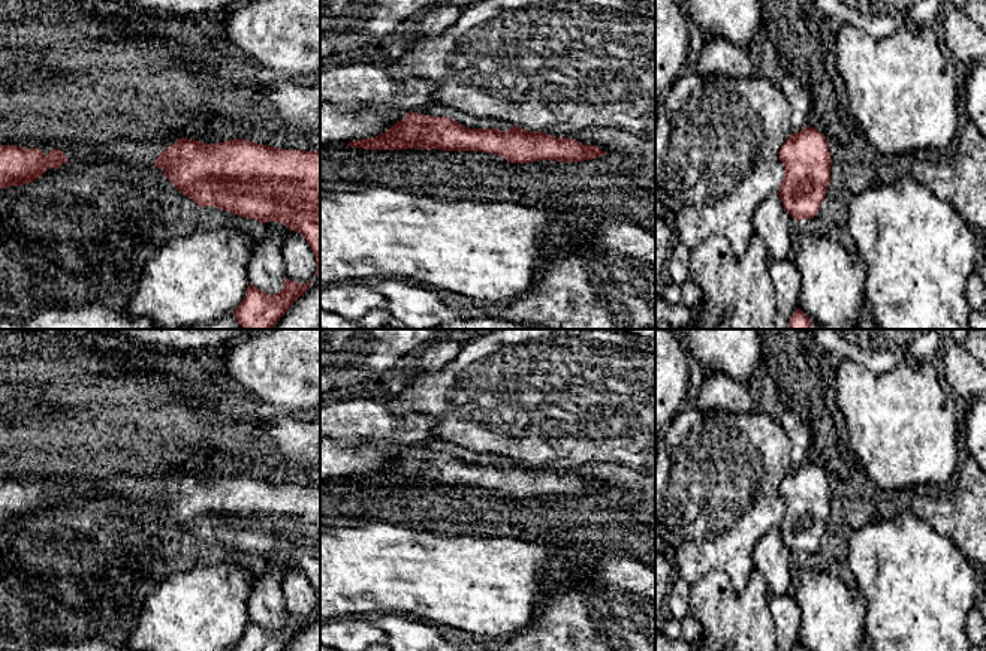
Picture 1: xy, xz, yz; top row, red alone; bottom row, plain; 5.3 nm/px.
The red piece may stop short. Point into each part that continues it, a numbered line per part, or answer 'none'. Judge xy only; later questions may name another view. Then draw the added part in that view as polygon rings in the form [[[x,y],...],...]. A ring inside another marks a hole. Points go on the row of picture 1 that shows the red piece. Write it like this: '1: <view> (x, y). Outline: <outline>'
none

